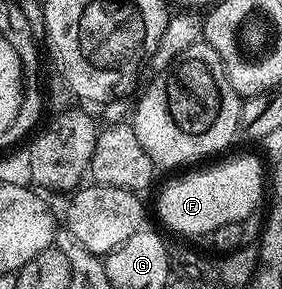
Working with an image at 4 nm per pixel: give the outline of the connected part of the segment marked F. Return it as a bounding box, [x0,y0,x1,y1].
[158,155,262,235]

